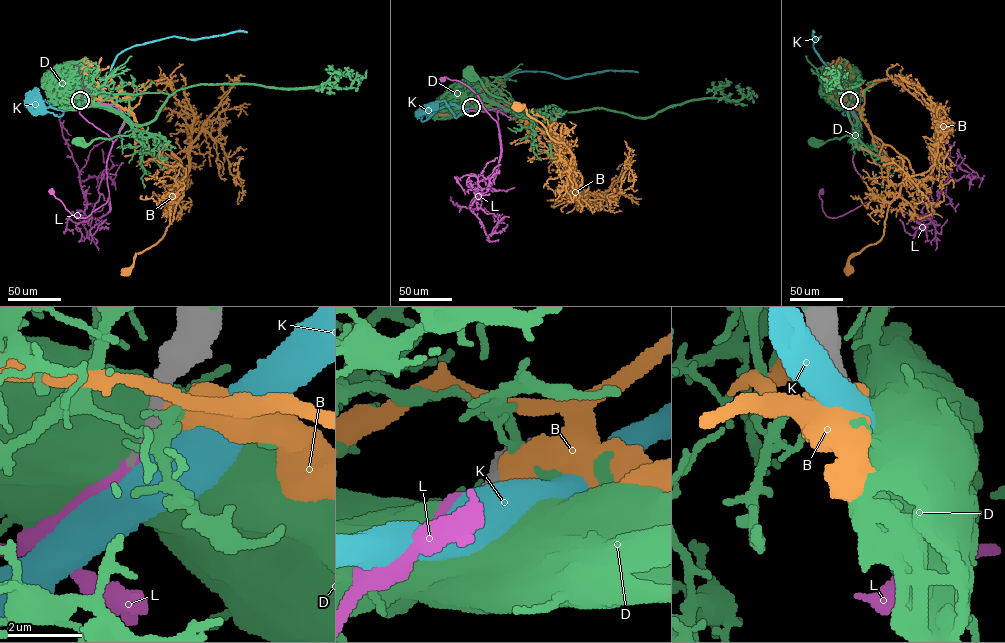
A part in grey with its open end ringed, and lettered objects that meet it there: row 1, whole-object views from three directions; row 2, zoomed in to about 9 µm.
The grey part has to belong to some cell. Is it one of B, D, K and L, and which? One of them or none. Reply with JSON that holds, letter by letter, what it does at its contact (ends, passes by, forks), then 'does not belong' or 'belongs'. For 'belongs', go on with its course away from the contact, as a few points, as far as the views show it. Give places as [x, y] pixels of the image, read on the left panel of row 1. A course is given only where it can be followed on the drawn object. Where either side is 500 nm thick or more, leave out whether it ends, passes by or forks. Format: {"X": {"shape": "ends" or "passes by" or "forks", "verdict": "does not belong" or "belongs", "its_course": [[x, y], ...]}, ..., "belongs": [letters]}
{"B": {"verdict": "does not belong"}, "D": {"verdict": "does not belong"}, "K": {"verdict": "does not belong"}, "L": {"shape": "ends", "verdict": "belongs", "its_course": [[80, 100], [79, 113], [113, 142], [106, 170], [110, 209], [108, 198], [87, 216], [75, 216], [52, 191]]}, "belongs": ["L"]}

